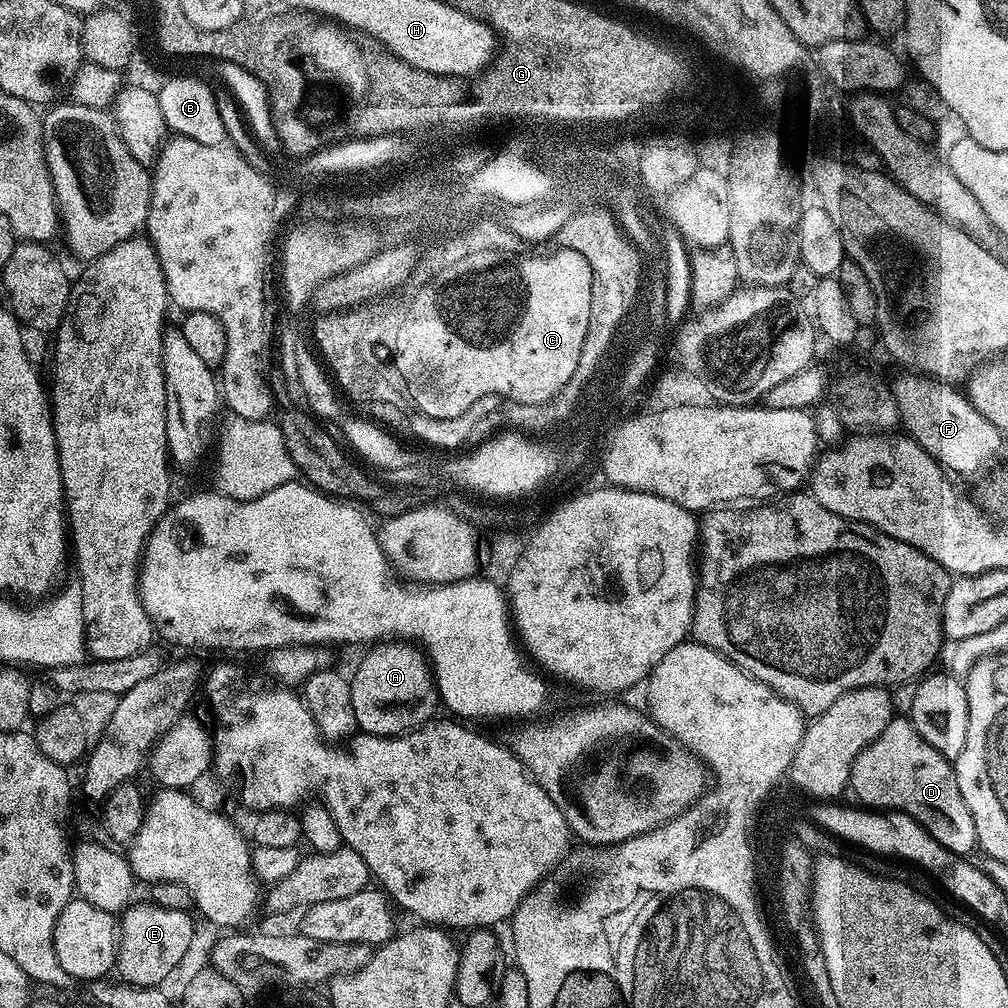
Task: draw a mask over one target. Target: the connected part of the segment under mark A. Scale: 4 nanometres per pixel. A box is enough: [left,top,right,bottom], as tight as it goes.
[350,638,441,736]

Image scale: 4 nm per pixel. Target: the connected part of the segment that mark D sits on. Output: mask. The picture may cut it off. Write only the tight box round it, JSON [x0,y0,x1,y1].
[849,717,977,856]

